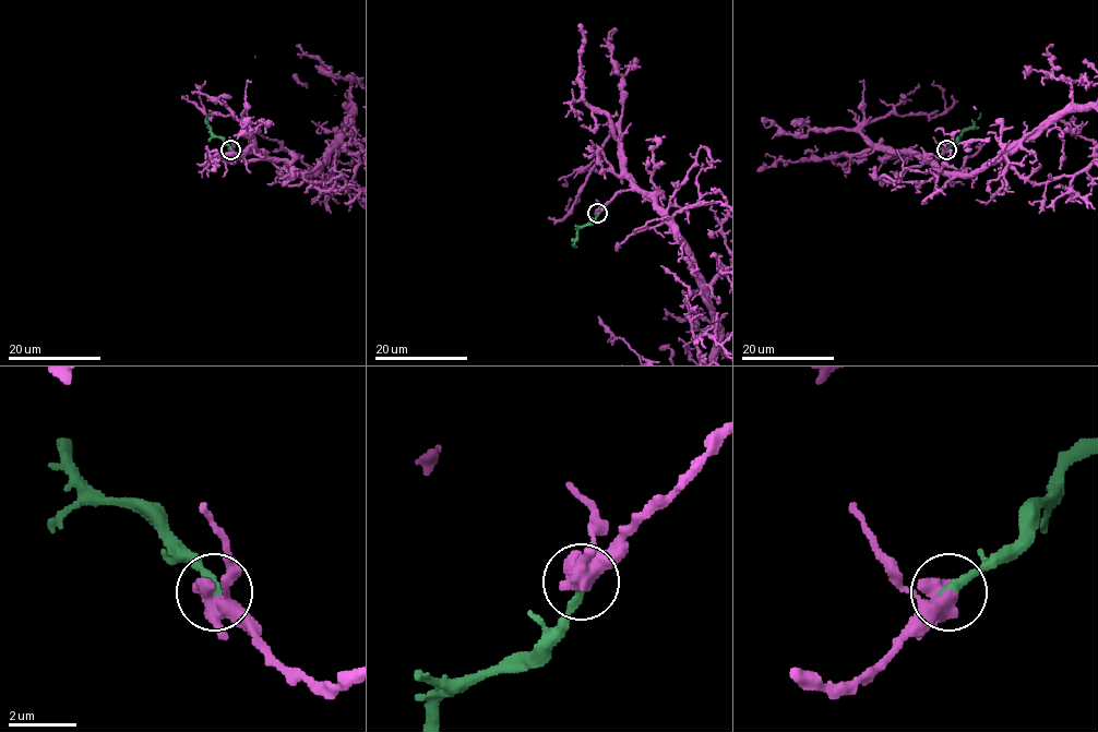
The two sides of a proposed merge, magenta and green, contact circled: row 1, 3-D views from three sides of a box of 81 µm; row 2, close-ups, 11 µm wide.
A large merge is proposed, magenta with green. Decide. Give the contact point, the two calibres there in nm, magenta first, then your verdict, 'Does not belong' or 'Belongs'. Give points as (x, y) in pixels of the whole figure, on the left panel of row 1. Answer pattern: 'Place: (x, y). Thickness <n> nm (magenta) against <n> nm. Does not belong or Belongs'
Place: (230, 150). Thickness 500 nm (magenta) against 320 nm. Belongs

